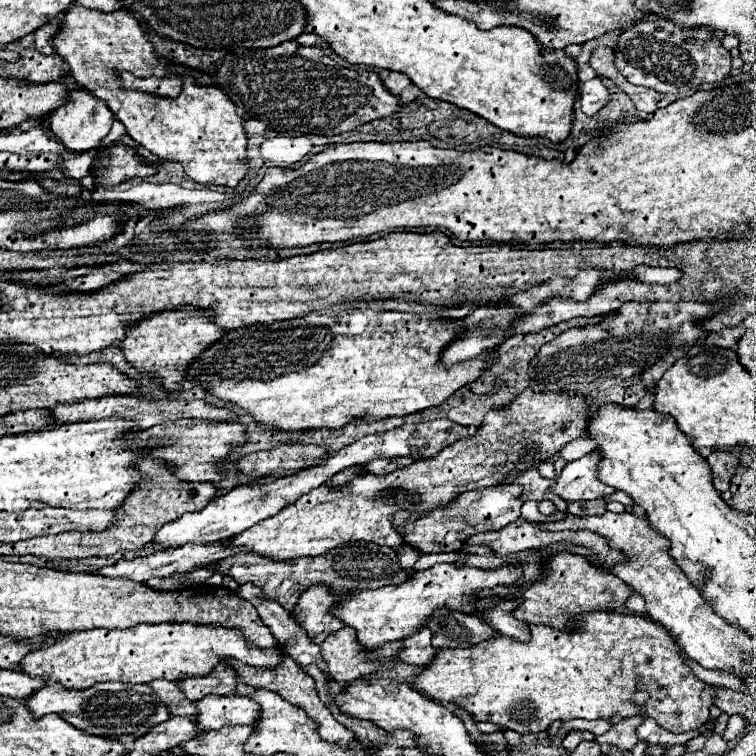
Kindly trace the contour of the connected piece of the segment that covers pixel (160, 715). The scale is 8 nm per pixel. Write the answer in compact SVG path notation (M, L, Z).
M55 682L45 684L23 700L23 704L31 710L33 718L45 714L59 714L65 722L73 724L75 728L117 740L121 744L131 744L135 738L147 734L155 724L161 724L171 718L167 708L157 700L155 692L147 684L121 684L121 682L101 682L97 686L85 690L67 690Z

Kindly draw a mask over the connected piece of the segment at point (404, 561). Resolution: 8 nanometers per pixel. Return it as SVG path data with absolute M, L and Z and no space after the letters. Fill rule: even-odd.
M403 546L403 548L399 548L399 560L401 560L401 566L407 568L407 570L413 568L417 556L419 556L419 550L413 548L413 546Z

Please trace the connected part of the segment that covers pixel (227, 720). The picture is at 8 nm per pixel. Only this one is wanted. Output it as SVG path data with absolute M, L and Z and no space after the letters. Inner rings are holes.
M209 694L201 700L197 700L195 706L199 710L195 720L197 720L201 730L221 730L223 726L253 724L255 720L259 720L259 706L249 696L215 696L215 694Z

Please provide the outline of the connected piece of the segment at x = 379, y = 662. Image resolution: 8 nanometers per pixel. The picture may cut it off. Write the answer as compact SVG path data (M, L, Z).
M345 626L325 638L321 644L321 656L329 666L331 680L345 684L363 674L389 670L399 654L399 646L401 642L389 642L371 652L359 650L355 630Z

